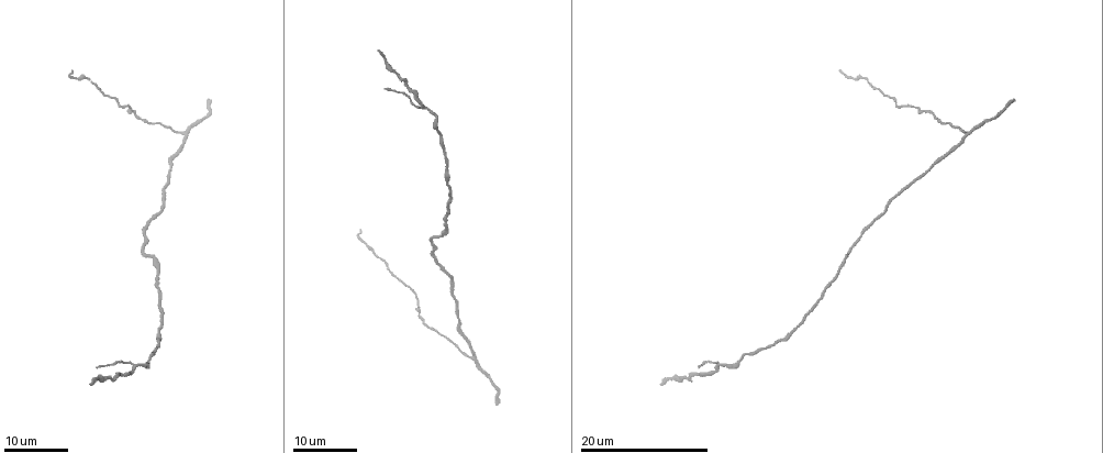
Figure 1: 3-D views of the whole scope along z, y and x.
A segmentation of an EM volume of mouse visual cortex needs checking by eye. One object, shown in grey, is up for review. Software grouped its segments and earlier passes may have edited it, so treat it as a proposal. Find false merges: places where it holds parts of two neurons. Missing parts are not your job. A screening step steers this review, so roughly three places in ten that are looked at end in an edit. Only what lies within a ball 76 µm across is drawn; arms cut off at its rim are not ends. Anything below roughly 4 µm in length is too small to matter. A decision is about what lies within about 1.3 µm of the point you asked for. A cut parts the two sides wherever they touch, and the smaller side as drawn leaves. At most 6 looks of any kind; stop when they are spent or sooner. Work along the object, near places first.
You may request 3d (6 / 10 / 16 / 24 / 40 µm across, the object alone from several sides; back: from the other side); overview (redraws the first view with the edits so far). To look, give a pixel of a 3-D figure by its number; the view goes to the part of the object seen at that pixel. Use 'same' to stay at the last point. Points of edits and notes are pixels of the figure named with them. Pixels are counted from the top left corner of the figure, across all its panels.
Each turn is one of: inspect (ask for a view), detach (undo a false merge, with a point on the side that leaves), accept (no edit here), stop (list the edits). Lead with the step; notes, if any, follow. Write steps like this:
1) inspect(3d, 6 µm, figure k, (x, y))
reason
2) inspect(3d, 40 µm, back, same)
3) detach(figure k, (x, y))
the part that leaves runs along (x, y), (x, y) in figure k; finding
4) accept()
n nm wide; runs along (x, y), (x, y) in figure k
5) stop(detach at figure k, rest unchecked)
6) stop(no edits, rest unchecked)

inspect(3d, 16 µm, figure 1, (85, 77))
calibre changes

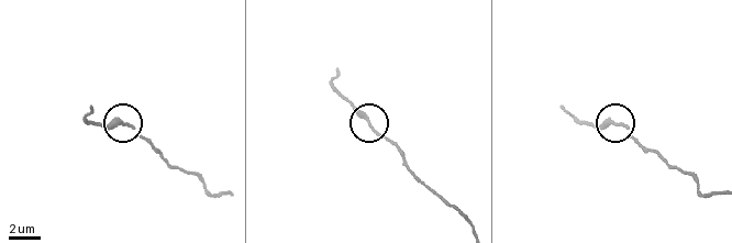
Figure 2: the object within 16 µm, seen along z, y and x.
inspect(3d, 10 µm, figure 2, (619, 123))

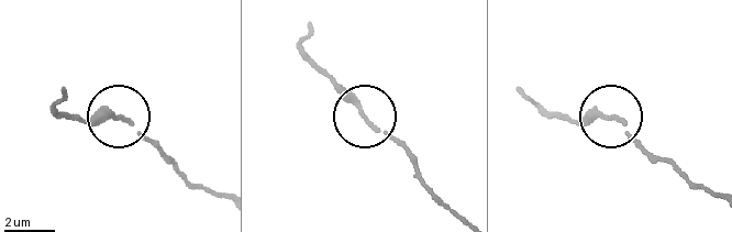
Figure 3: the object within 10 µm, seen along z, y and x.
accept()
runs along (456, 216), (412, 158), (319, 66) in figure 3; all the same neuron

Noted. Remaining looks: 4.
inspect(3d, 24 µm, figure 1, (183, 135))
a fork

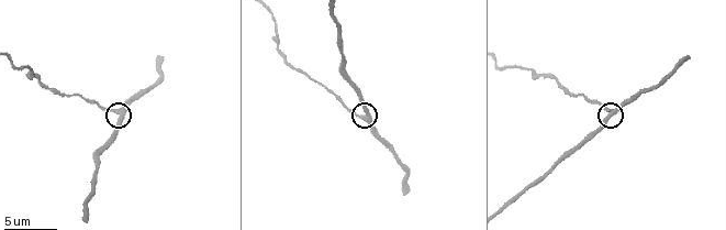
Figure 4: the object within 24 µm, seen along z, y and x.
inspect(3d, 10 µm, figure 4, (118, 113))
zoom in

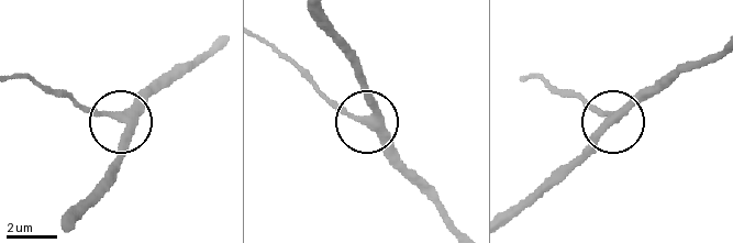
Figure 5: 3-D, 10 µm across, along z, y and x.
accept()
3 arms; continuous, no second neuron

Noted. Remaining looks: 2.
inspect(3d, 16 µm, figure 1, (760, 347))
calibre changes

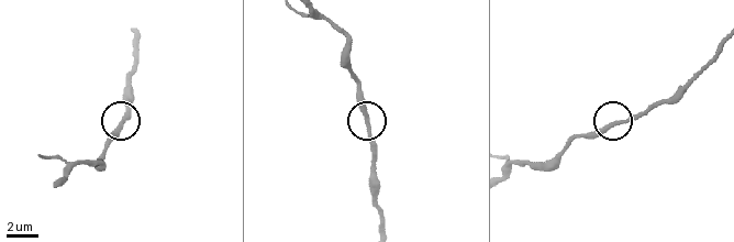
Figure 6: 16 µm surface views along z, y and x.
inspect(3d, 6 µm, figure 6, (369, 118))

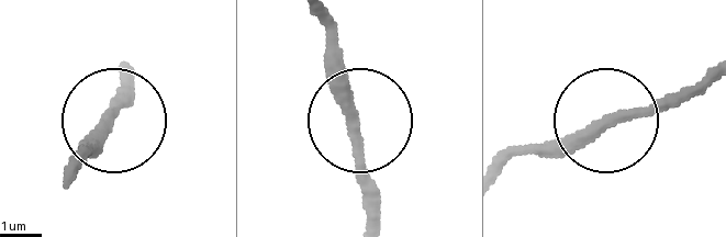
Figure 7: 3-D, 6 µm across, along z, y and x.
accept()
250 nm wide; runs along (130, 67), (88, 161) in figure 7; one neuron here

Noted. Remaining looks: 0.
stop(no edits, rest unchecked)

